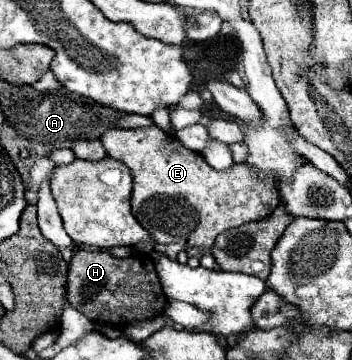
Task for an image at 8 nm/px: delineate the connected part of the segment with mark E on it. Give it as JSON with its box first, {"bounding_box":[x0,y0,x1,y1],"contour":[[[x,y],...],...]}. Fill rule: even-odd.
{"bounding_box":[102,125,280,253],"contour":[[[150,125],[144,129],[108,129],[102,135],[102,145],[112,159],[126,163],[126,167],[130,169],[134,179],[132,213],[160,245],[180,243],[184,249],[198,247],[202,249],[202,253],[208,253],[214,245],[216,235],[250,221],[260,221],[280,205],[274,179],[260,179],[258,173],[254,173],[256,169],[248,163],[234,163],[226,171],[216,171],[202,159],[200,153],[186,149],[174,135],[164,133],[158,125]]]}

